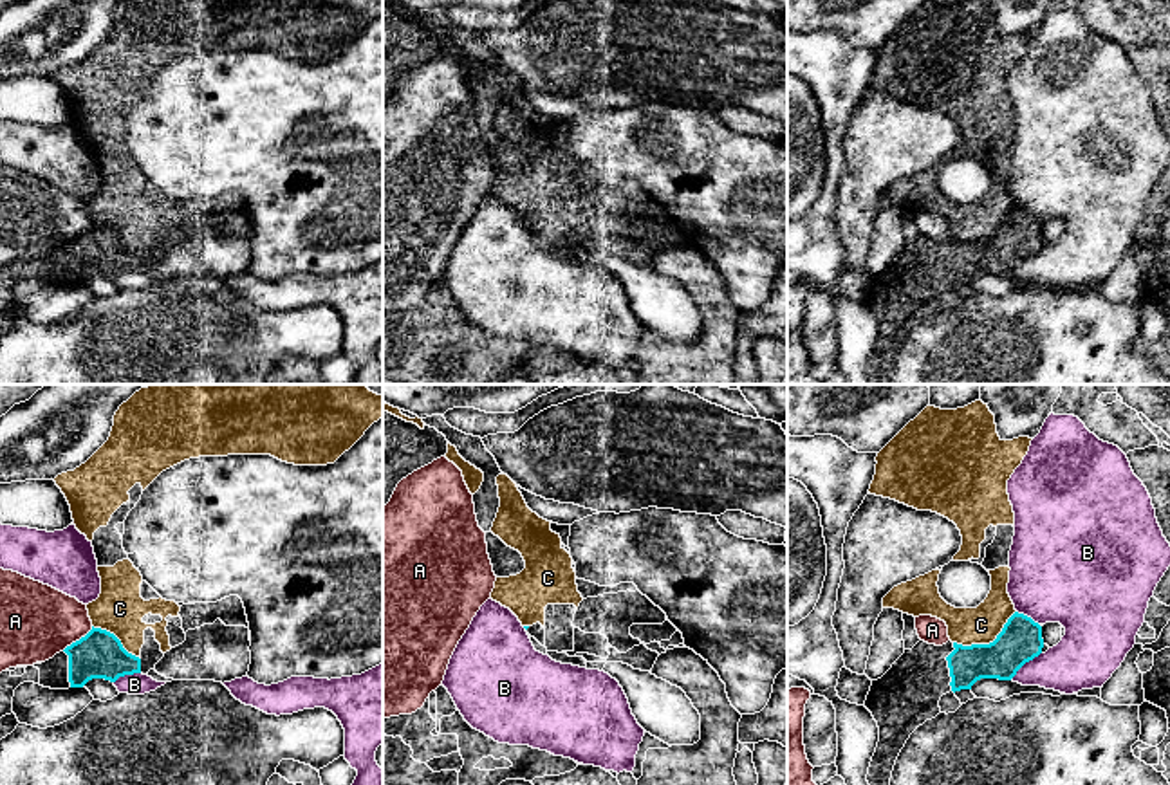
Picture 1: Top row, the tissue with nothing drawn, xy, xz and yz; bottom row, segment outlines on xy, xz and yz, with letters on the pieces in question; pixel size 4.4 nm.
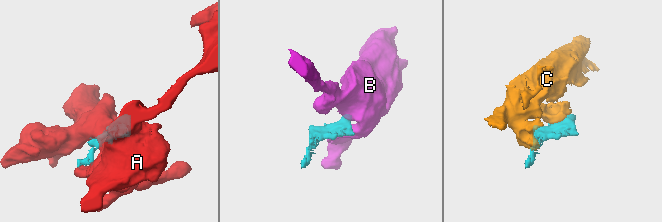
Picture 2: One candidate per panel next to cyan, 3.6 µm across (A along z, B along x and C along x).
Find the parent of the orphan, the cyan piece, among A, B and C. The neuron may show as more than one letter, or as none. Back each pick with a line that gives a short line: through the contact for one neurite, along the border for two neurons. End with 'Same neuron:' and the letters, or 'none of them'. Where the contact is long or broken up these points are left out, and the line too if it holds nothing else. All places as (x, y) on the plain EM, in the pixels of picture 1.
C: yz (1021, 235), (990, 239), (981, 228), (981, 221)
Same neuron: C

